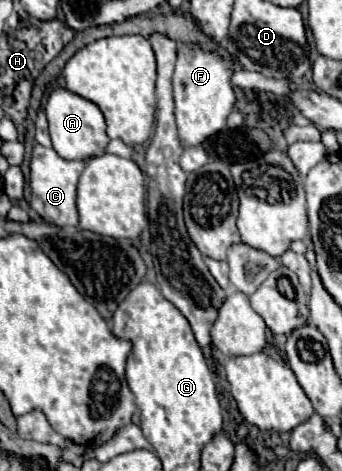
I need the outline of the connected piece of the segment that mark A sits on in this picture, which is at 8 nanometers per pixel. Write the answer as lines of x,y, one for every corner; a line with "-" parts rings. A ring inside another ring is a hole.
56,87
48,95
44,111
48,117
48,125
50,125
52,147
60,157
64,157
64,159
90,159
90,157
98,157
104,153
104,147
110,139
106,135
104,115
98,105
94,105
92,101
88,101
68,89

